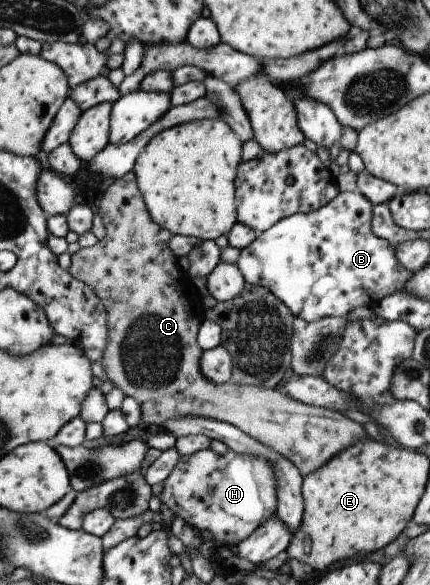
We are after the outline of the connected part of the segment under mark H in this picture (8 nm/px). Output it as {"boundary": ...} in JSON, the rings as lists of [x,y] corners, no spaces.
{"boundary":[[[210,447],[203,450],[196,451],[188,456],[179,456],[175,466],[173,466],[171,473],[163,481],[163,490],[159,496],[159,501],[163,502],[169,510],[172,511],[173,517],[182,517],[188,521],[193,527],[198,529],[198,534],[203,529],[207,529],[211,533],[211,540],[215,543],[225,547],[235,547],[242,539],[245,539],[263,520],[270,518],[271,514],[275,514],[276,497],[275,497],[275,482],[274,475],[266,459],[259,456],[249,455],[248,453],[236,454],[231,448],[223,455],[217,455]]]}

